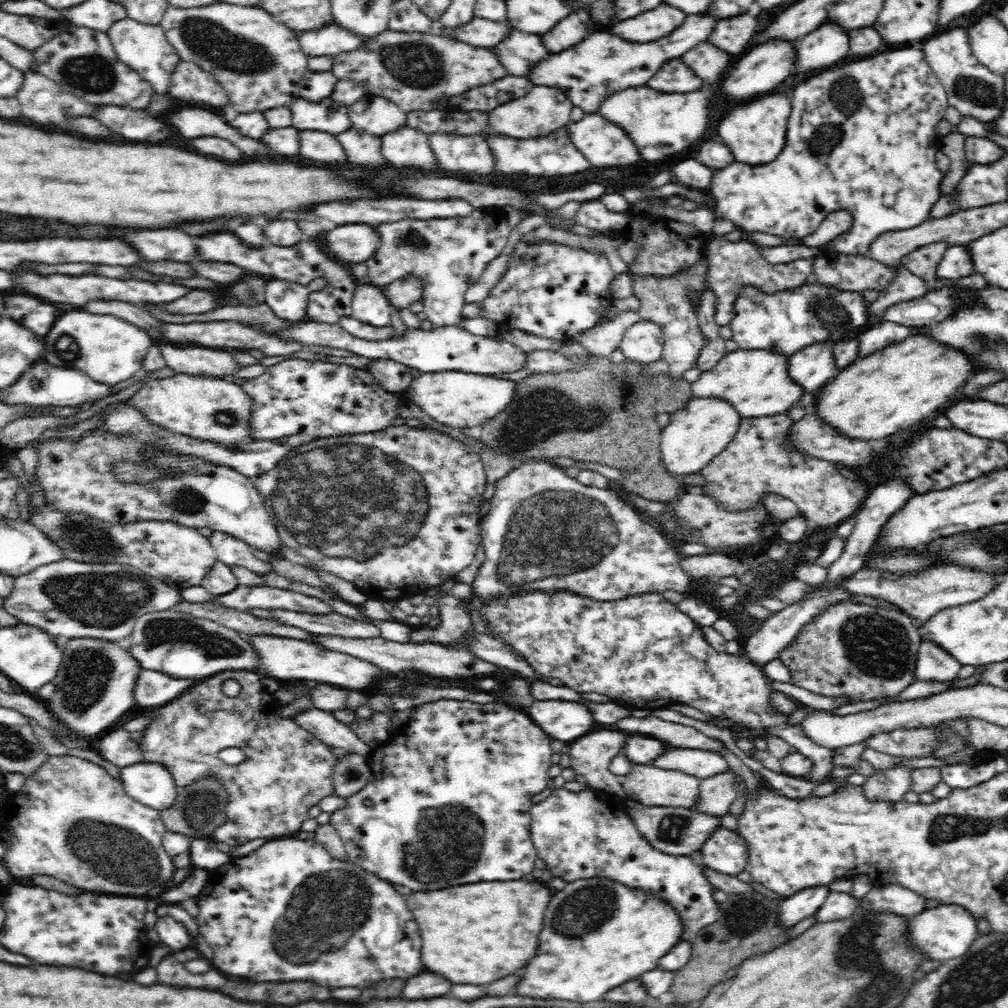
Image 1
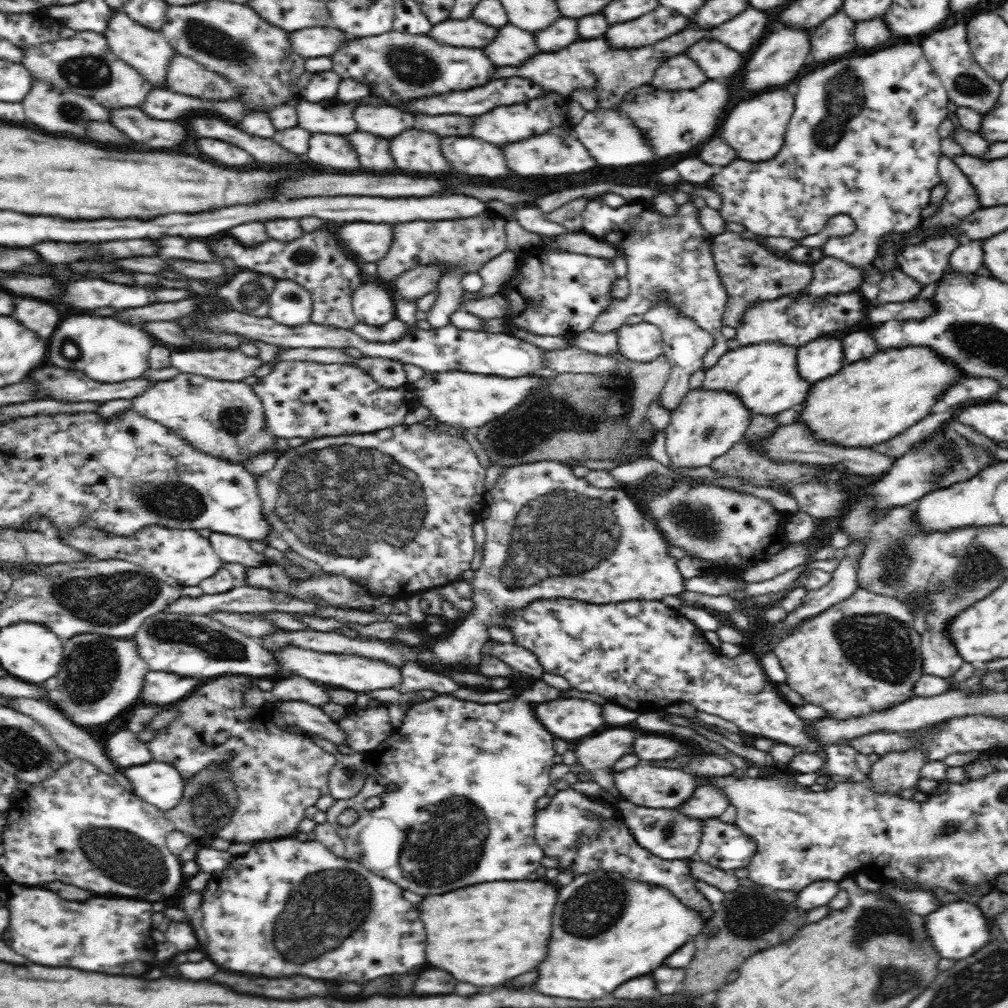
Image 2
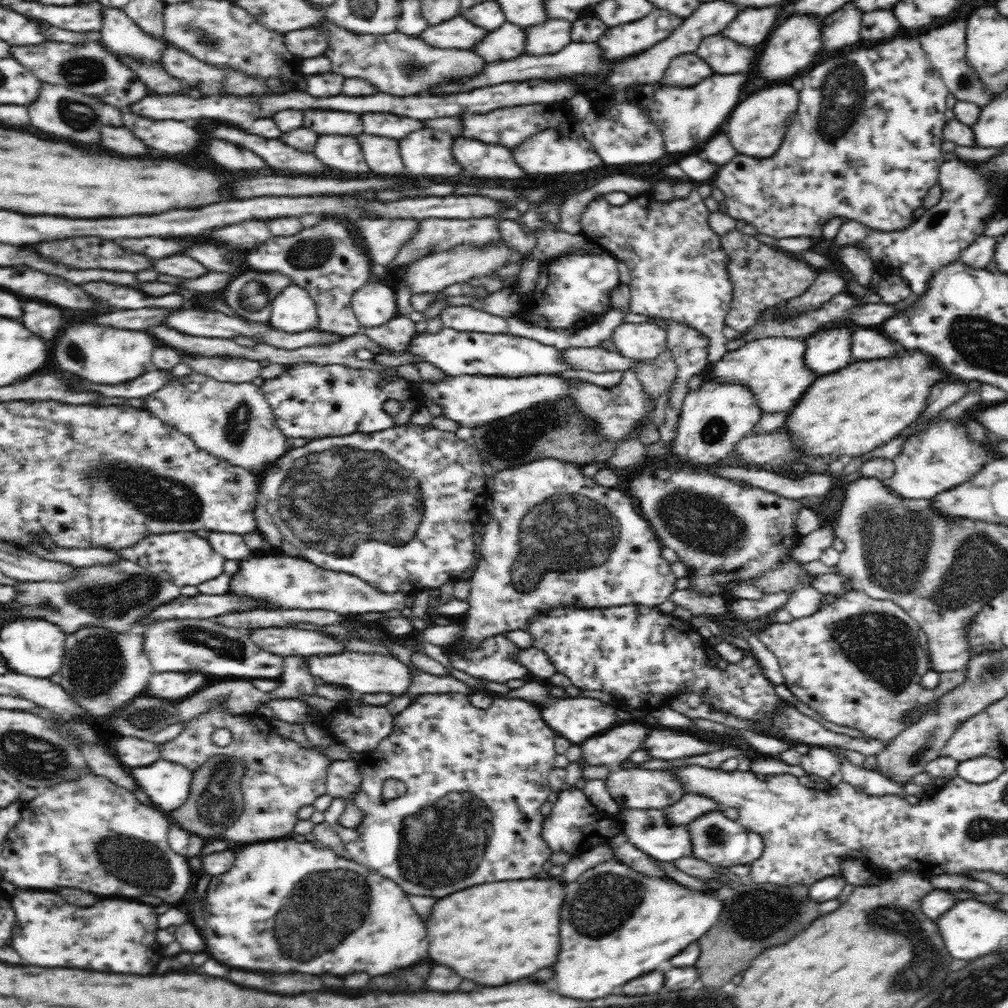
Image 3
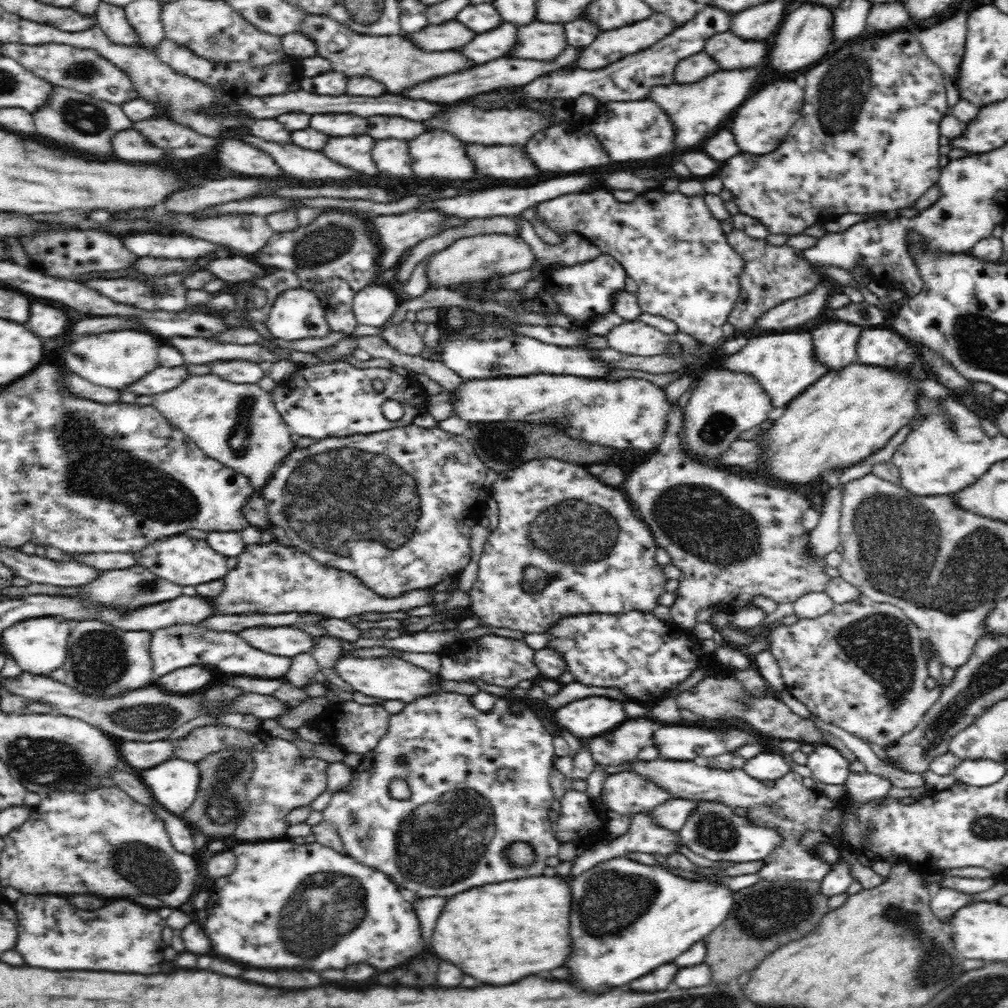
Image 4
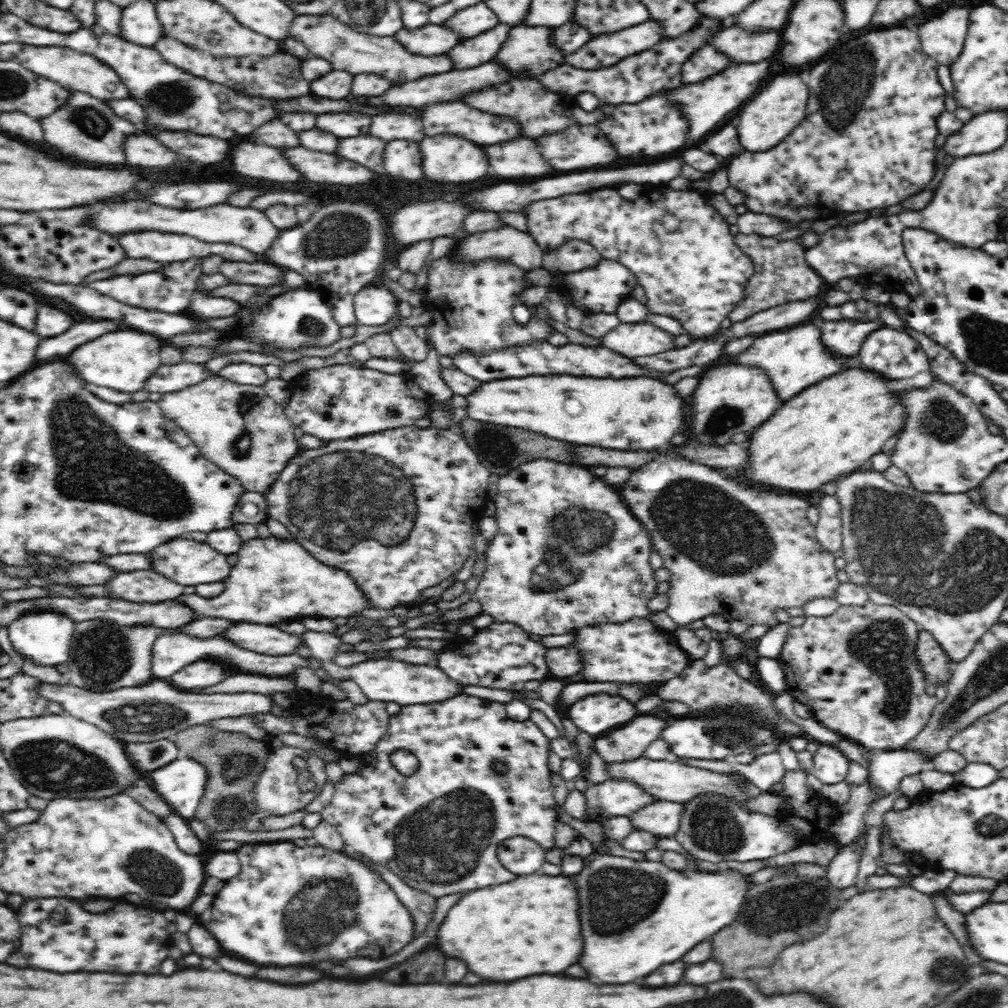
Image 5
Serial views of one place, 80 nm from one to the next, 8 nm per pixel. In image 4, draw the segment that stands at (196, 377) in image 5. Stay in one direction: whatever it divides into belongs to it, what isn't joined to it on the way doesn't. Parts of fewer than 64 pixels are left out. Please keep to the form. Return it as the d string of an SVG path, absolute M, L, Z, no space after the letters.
M184 365L178 367L158 366L150 374L130 385L127 390L144 396L144 394L158 394L180 386L192 374Z

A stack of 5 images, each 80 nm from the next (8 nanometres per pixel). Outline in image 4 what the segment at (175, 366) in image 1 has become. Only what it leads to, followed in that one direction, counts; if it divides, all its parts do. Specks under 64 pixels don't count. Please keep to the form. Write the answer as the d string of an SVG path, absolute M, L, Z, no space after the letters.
M248 360L216 361L210 366L214 375L236 384L256 384L265 376L258 363Z

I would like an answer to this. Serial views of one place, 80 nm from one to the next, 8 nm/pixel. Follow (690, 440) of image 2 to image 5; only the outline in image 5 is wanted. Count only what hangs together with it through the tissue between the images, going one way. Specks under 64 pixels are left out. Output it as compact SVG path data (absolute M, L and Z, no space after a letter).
M732 362L706 369L689 398L692 416L690 428L694 432L694 440L712 446L730 443L730 437L734 434L749 434L766 422L783 403L762 367Z

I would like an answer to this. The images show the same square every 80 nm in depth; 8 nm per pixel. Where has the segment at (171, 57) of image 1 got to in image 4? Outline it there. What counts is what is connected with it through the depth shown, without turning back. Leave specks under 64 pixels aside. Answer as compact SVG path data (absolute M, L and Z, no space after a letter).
M100 2L94 14L99 27L109 36L109 39L118 44L141 46L136 31L128 26L123 7L116 7L107 2Z

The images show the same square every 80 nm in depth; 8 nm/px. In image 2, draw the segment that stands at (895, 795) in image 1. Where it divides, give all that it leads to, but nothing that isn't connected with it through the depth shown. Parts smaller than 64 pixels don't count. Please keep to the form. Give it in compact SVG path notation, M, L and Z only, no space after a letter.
M952 718L940 720L940 722L904 733L904 737L912 743L912 748L880 754L878 760L871 764L871 789L878 794L898 796L900 790L913 788L915 784L918 784L922 767L930 761L927 756L927 740L951 720Z

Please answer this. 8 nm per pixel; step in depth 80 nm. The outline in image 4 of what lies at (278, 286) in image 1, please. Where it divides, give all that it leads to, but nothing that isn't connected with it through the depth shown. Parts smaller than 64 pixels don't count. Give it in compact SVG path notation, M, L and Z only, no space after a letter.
M298 287L282 292L274 302L268 317L262 322L275 339L284 341L297 341L307 338L324 339L332 333L328 321L326 321L326 313L322 303L318 301L318 297L310 290Z

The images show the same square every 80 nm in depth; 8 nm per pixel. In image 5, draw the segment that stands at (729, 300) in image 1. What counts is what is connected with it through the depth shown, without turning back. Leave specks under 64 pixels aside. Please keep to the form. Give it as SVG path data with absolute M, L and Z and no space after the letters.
M742 233L734 237L735 243L742 252L752 259L756 274L750 277L743 300L729 314L732 323L743 322L753 314L788 304L788 302L802 302L813 297L820 297L822 277L805 260L805 250L808 248L801 242L802 237L803 235L794 239L781 239L778 236Z

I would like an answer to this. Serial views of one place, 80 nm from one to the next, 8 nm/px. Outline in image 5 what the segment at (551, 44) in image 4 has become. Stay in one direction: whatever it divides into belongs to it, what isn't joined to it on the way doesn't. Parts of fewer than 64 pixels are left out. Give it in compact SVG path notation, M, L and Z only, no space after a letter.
M514 25L494 60L518 78L539 78L558 68L564 56L550 46L550 32L552 29L546 27Z

